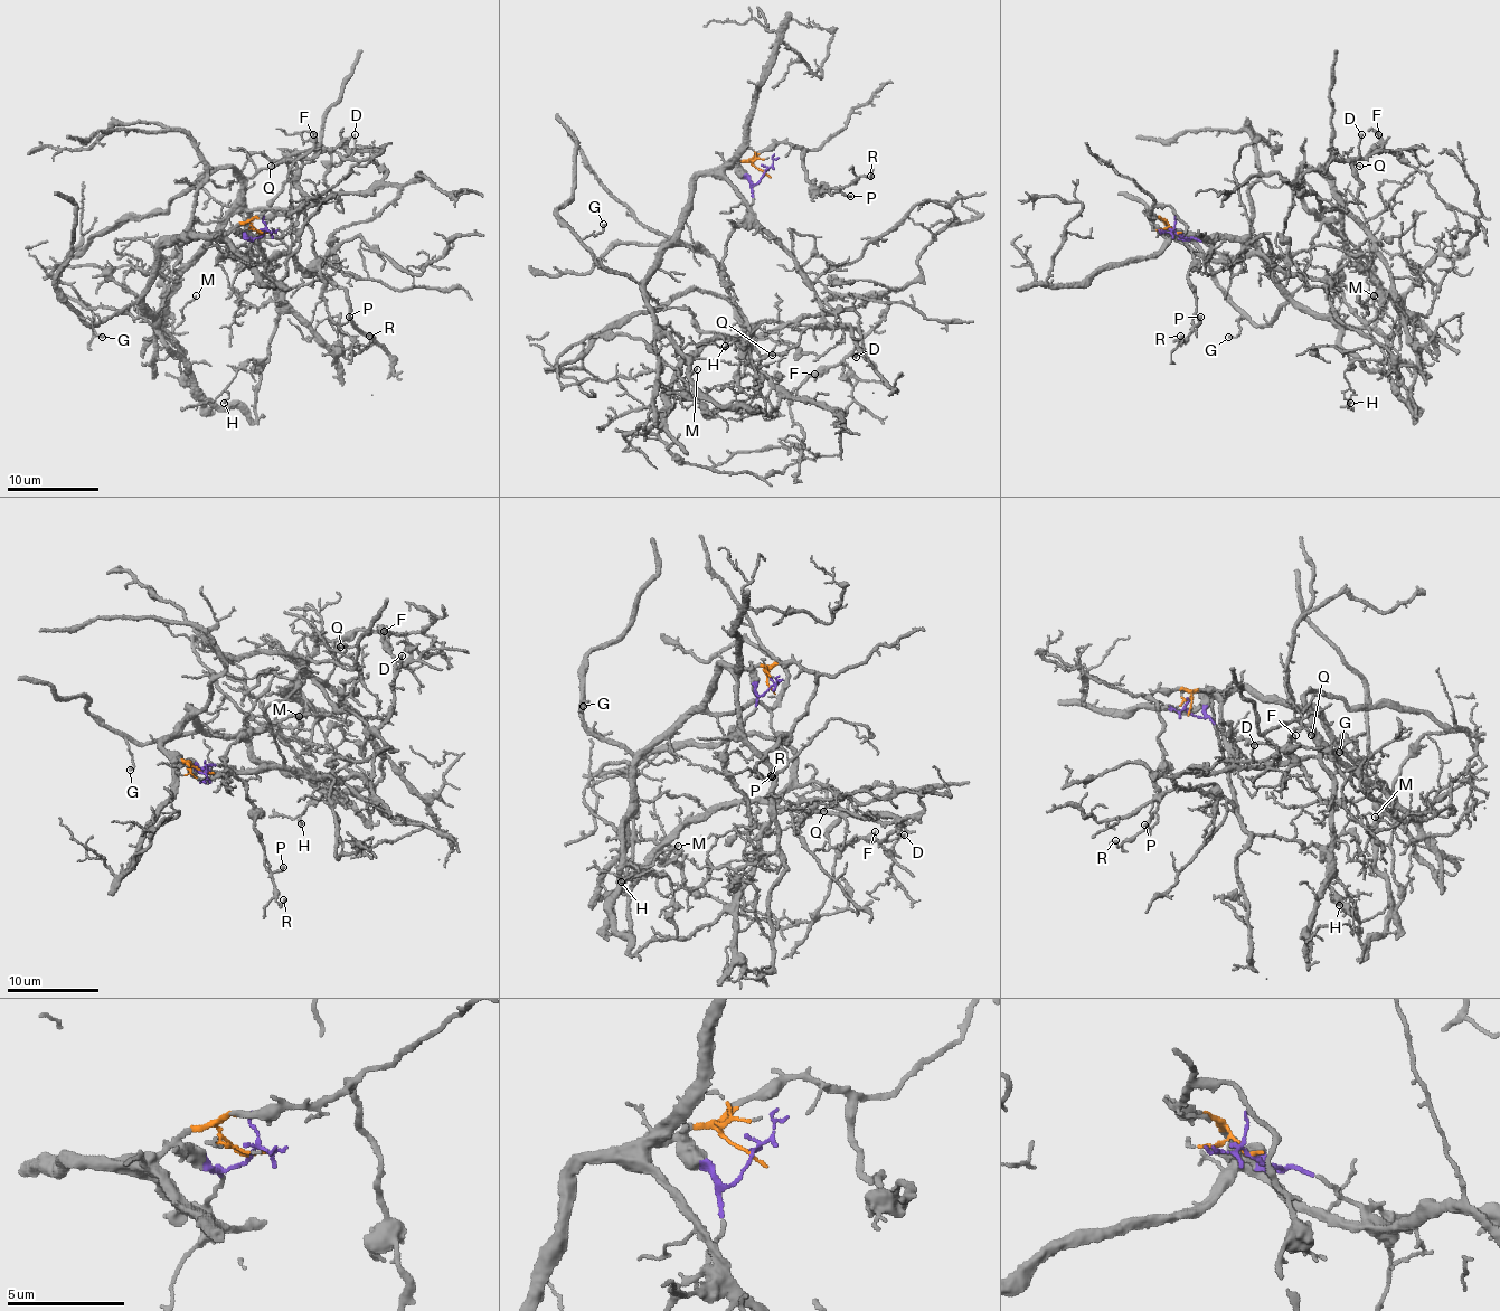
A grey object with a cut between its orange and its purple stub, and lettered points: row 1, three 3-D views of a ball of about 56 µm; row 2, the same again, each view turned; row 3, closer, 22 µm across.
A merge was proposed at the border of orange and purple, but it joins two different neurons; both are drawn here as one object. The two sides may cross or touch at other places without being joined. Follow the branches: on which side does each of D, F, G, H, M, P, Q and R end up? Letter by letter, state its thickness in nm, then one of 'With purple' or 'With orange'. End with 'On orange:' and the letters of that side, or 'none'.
D: Thickness 140 nm. With purple
F: Thickness 110 nm. With purple
G: Thickness 120 nm. With orange
H: Thickness 110 nm. With purple
M: Thickness 130 nm. With orange
P: Thickness 120 nm. With orange
Q: Thickness 130 nm. With purple
R: Thickness 160 nm. With orange
On orange: G, M, P, R

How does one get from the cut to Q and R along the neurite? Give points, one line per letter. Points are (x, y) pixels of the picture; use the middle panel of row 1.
Q: (763, 172), (724, 256), (750, 359), (789, 322), (843, 329), (820, 355), (781, 341), (772, 355)
R: (763, 172), (754, 163), (761, 152), (793, 143), (815, 187), (841, 189), (871, 176)

